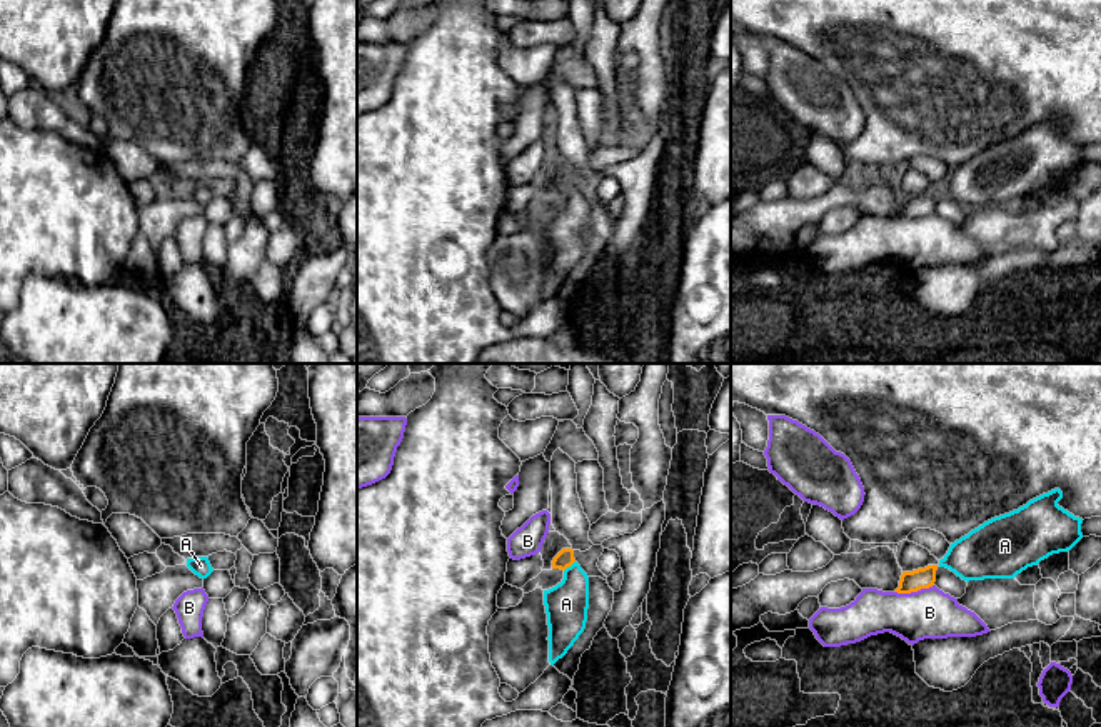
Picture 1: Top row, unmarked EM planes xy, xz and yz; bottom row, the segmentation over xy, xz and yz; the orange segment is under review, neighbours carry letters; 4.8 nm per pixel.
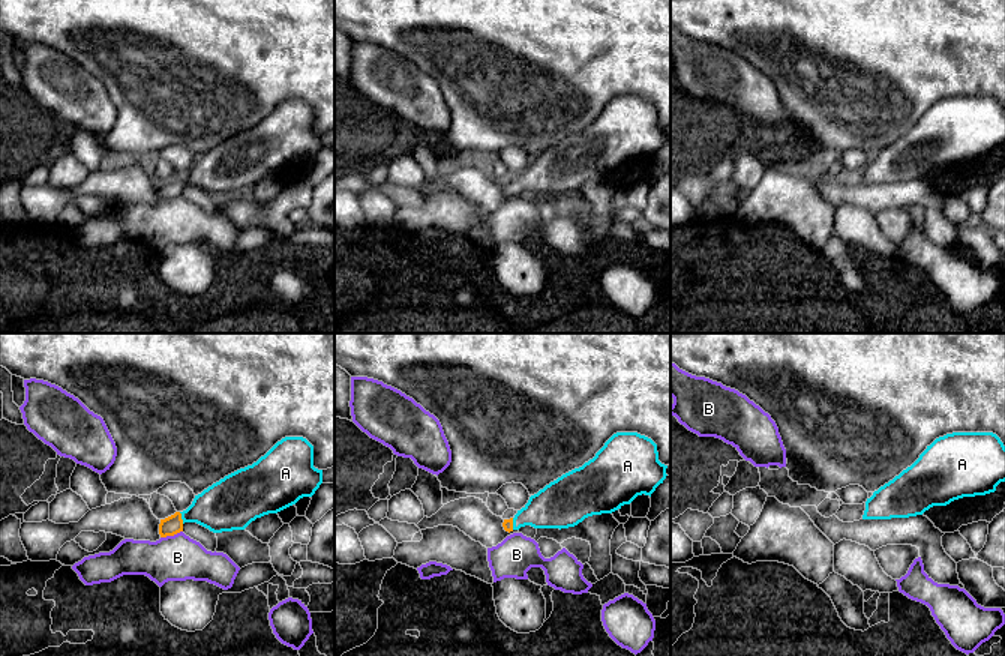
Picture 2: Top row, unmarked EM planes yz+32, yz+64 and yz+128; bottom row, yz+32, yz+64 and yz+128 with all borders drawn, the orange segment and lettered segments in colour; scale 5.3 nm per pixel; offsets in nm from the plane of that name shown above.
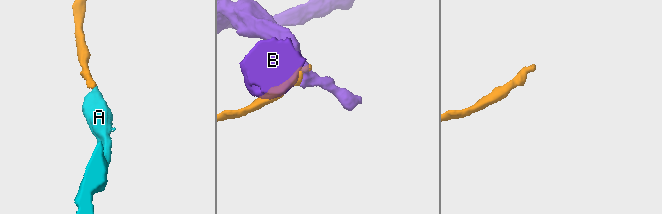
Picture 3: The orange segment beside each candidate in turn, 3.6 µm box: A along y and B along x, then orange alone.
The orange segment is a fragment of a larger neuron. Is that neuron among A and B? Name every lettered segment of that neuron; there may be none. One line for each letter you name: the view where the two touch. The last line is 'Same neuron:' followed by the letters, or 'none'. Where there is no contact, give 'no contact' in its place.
A: xz
Same neuron: A

